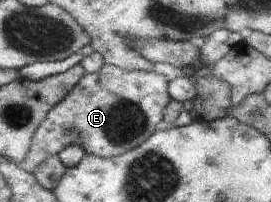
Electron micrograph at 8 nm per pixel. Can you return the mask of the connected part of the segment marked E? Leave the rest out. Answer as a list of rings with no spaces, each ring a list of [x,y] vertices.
[[[105,64],[97,73],[85,73],[75,87],[53,109],[47,112],[33,135],[31,151],[19,167],[34,174],[40,165],[52,155],[59,155],[67,146],[78,145],[89,154],[102,158],[123,155],[155,131],[155,125],[163,119],[168,103],[169,80],[157,72],[127,71]]]

